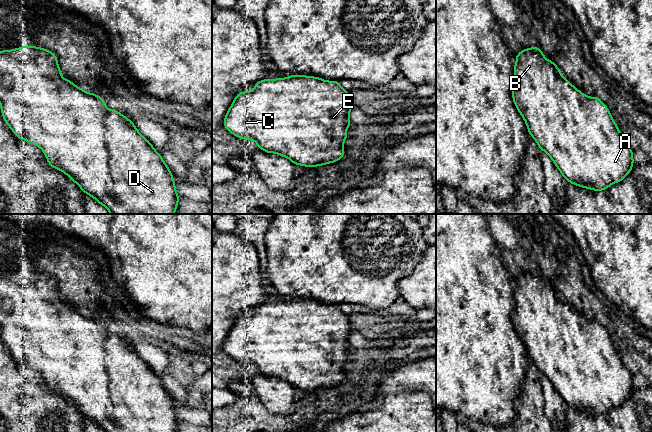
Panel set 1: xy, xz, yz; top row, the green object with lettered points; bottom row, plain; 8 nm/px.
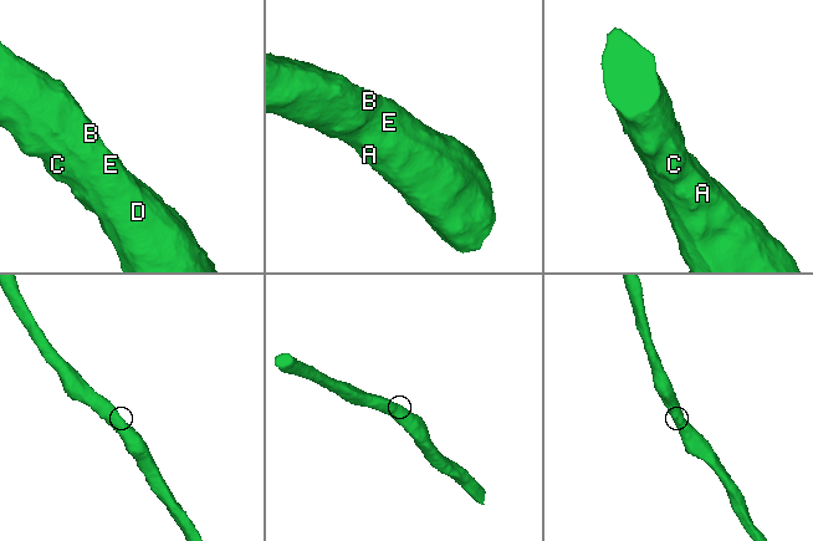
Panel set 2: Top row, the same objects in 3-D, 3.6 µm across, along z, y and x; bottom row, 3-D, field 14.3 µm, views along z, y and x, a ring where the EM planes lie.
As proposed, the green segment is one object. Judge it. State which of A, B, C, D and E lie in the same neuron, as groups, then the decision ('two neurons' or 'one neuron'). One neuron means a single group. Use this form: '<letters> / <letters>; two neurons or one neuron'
A B C D E; one neuron

